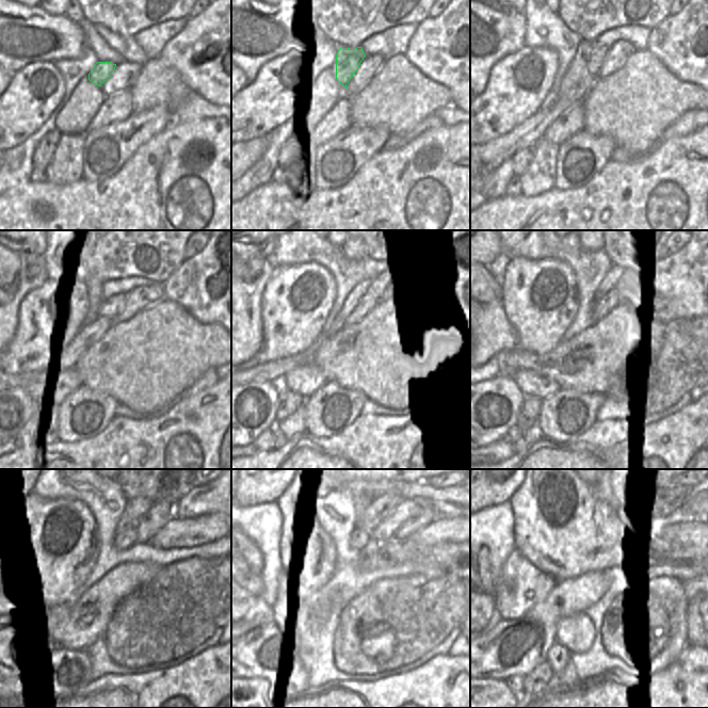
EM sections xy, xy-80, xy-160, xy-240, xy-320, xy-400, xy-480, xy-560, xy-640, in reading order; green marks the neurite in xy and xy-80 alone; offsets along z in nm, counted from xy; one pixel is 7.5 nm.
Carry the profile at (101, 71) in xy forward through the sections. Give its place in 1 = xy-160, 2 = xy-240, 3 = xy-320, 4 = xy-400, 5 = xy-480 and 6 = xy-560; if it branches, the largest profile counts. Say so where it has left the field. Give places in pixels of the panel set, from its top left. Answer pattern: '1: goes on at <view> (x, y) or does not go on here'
1: goes on at xy-160 (597, 54)
2: goes on at xy-240 (112, 306)
3: goes on at xy-320 (348, 295)
4: goes on at xy-400 (612, 277)
5: goes on at xy-480 (137, 508)
6: goes on at xy-560 (381, 507)

